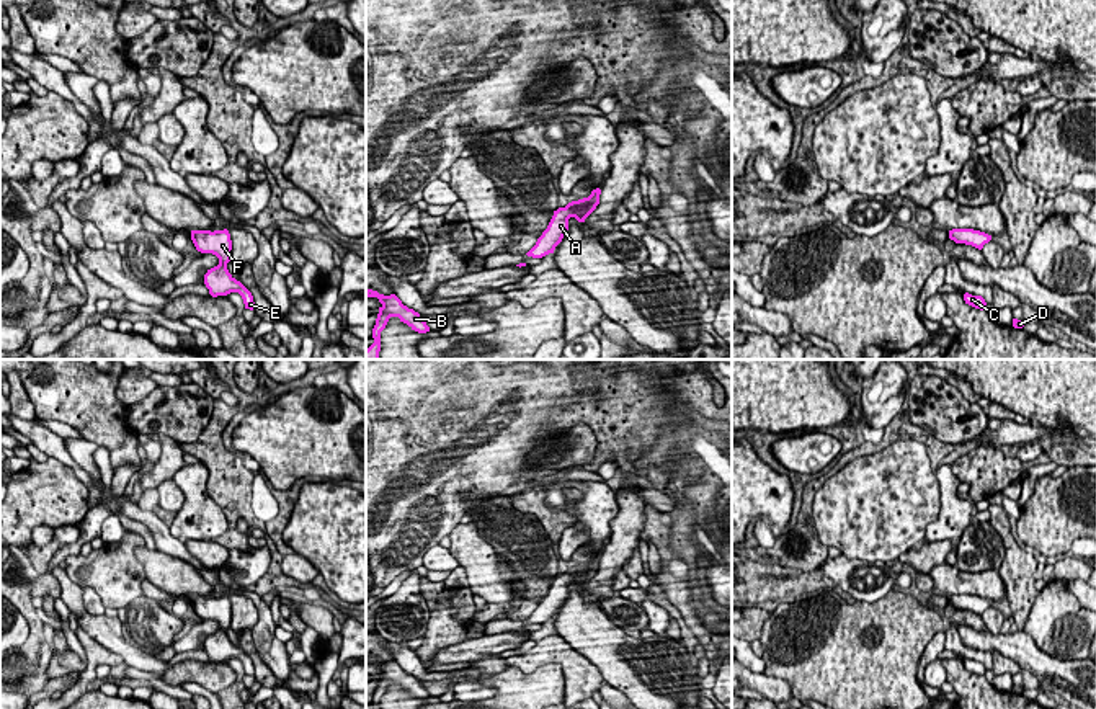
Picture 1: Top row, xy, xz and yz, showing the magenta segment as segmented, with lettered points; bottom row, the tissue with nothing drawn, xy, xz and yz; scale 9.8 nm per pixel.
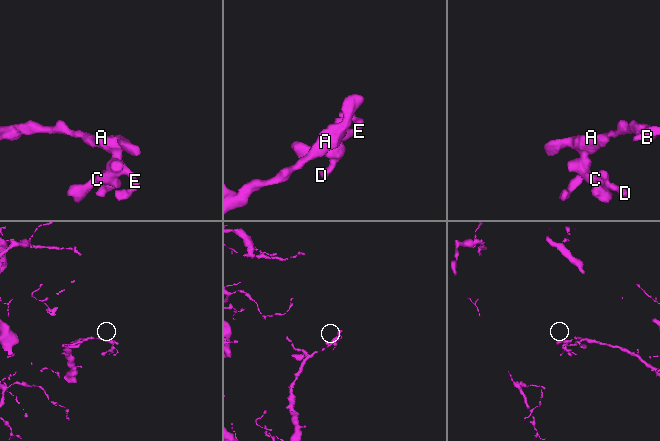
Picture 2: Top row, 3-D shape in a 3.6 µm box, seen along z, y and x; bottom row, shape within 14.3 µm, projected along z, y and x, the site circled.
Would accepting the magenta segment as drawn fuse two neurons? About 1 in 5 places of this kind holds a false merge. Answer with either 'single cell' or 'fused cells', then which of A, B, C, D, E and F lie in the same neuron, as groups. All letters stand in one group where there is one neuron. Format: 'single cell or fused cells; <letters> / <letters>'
single cell; A B C D E F

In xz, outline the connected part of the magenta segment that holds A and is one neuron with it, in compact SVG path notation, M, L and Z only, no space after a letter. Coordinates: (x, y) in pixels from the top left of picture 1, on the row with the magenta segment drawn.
M596 188L588 198L572 201L565 207L559 207L557 211L554 211L547 229L542 232L536 245L526 255L532 258L542 258L549 253L554 253L555 247L562 242L564 235L568 230L568 219L575 217L578 222L585 222L585 219L599 204L599 194L601 190Z

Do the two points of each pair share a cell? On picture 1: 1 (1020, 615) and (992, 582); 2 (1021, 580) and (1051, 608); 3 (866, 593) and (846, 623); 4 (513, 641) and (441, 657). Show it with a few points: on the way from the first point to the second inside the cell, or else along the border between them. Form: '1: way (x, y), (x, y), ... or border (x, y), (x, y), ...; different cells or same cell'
1: border (997, 570), (1006, 595); different cells
2: border (1039, 592), (1023, 629); different cells
3: border (892, 588), (873, 601), (856, 601); different cells
4: way (495, 644), (484, 644), (459, 652); same cell

